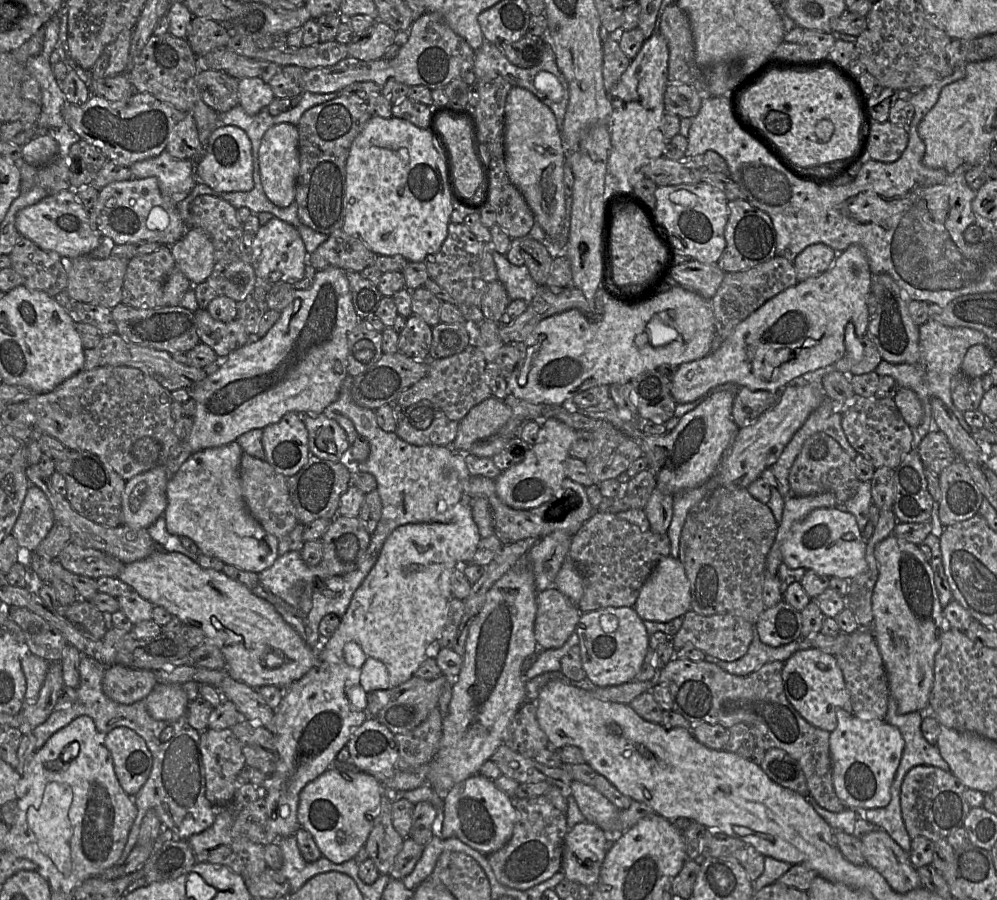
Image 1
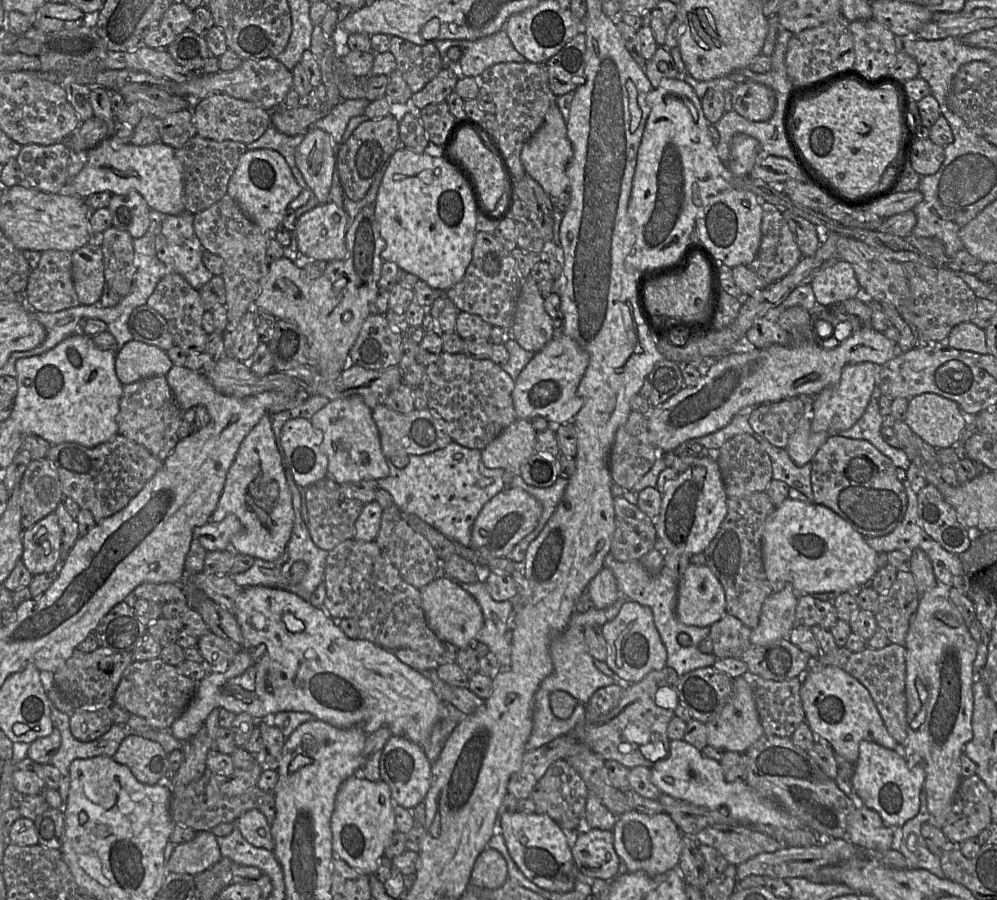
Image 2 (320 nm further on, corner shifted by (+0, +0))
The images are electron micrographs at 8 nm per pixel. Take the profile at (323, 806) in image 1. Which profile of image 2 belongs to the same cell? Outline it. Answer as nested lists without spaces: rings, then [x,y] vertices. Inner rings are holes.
[[[359,773],[346,779],[336,795],[331,816],[334,855],[361,873],[375,873],[379,860],[397,830],[394,805],[391,789],[383,780],[371,781]]]

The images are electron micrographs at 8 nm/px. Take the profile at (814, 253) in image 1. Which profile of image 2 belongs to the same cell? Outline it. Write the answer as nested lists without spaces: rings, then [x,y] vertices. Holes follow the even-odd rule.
[[[842,259],[818,271],[811,287],[820,306],[833,306],[862,295],[852,265]]]

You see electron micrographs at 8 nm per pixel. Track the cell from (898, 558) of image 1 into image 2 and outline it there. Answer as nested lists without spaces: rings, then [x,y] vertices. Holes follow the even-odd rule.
[[[938,582],[935,588],[920,596],[904,644],[908,736],[900,745],[907,756],[913,755],[906,757],[910,769],[917,764],[925,769],[929,822],[939,829],[949,818],[955,793],[963,779],[960,755],[973,738],[973,663],[977,656],[977,642],[957,606],[950,601],[949,588]]]

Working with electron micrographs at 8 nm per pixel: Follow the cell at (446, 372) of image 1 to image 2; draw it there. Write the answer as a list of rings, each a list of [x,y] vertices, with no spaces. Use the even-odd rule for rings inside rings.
[[[442,352],[437,361],[425,368],[420,389],[426,396],[430,410],[436,411],[449,425],[449,435],[461,446],[471,449],[484,449],[516,419],[512,392],[515,380],[491,359],[474,359],[464,353]]]

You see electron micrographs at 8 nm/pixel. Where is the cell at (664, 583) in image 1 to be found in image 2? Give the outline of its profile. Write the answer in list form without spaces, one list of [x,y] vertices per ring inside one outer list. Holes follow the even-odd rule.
[[[689,564],[678,582],[678,619],[689,626],[710,627],[725,614],[725,591],[719,579],[706,564]]]

